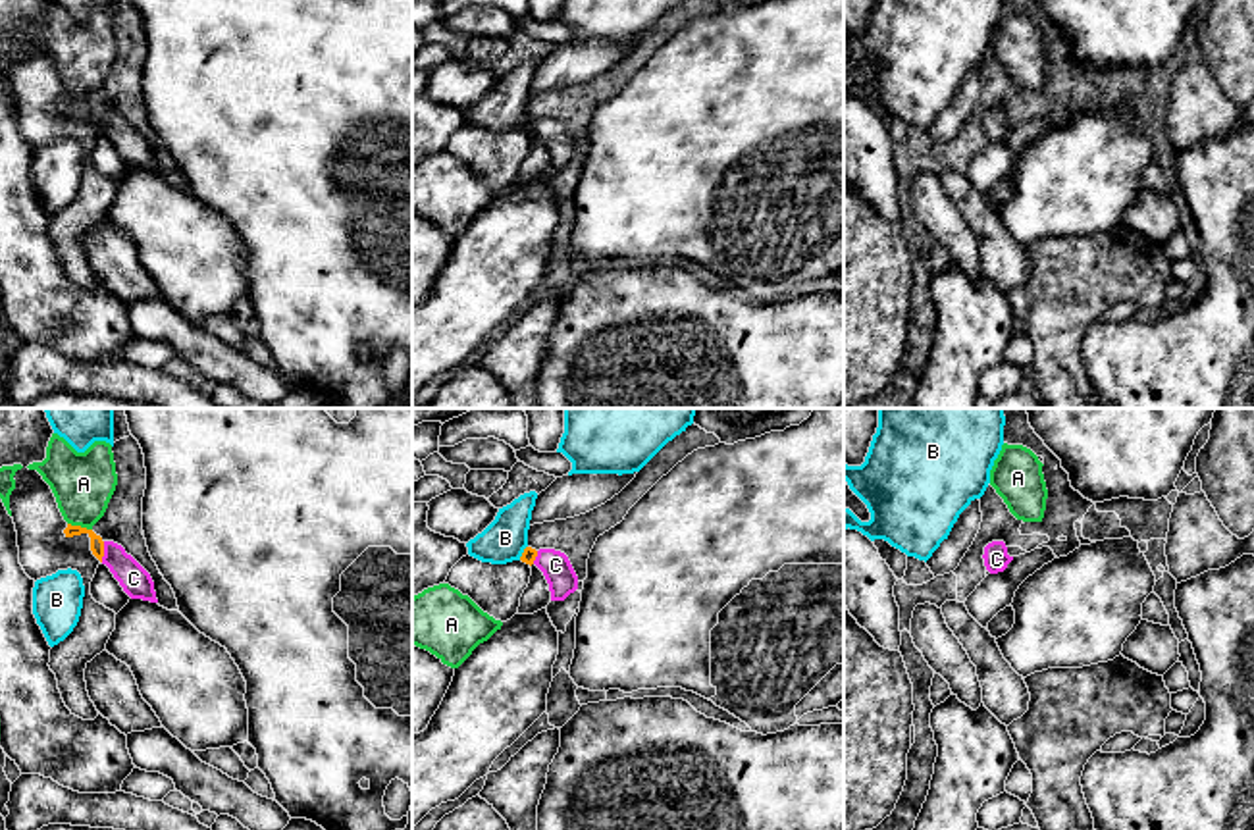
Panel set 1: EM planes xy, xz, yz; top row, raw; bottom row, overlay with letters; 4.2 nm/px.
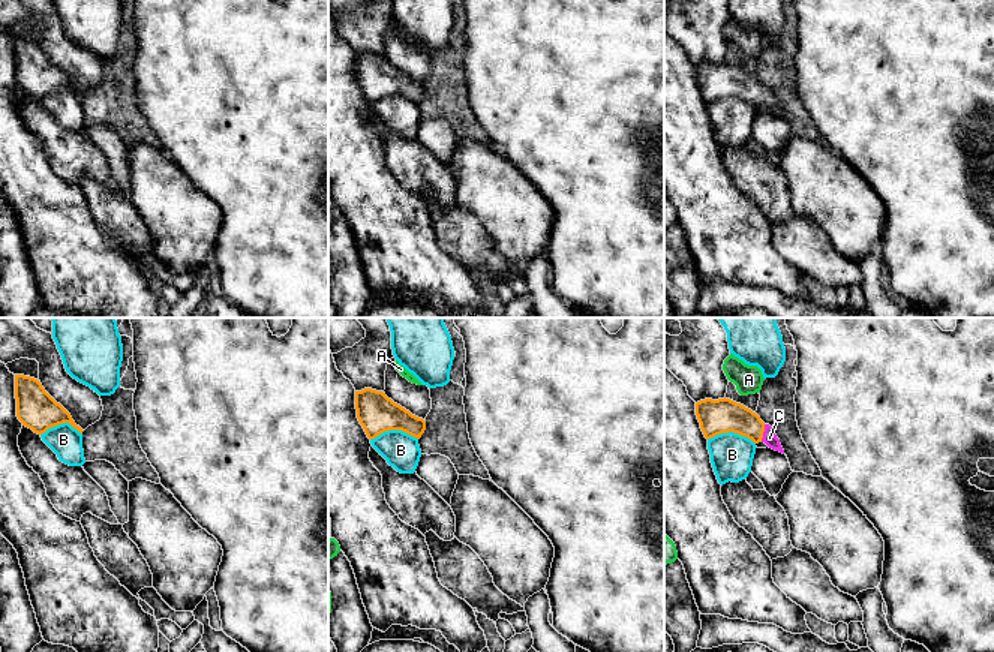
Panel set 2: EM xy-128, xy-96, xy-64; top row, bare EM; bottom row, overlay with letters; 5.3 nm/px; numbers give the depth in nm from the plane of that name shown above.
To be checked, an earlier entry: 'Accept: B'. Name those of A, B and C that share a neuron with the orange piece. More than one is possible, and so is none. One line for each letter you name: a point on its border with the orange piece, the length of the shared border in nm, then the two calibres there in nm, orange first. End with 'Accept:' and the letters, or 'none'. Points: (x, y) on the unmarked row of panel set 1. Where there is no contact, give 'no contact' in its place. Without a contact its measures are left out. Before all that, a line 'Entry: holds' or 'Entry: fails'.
Entry: fails
C: meets orange in xy at (103, 120); contact 90 nm long; 60 nm thick on the orange side, 120 nm on the other
Accept: C

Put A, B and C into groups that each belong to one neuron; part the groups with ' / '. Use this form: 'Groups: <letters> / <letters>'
Groups: A / B / C

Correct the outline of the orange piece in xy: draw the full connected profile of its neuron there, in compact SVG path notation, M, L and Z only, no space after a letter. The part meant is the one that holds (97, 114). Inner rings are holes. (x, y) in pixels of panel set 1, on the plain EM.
M67 92L64 102L65 106L87 102L91 106L92 123L110 137L131 168L158 171L150 143L131 123L127 123L121 114L104 110L92 98L81 94Z

